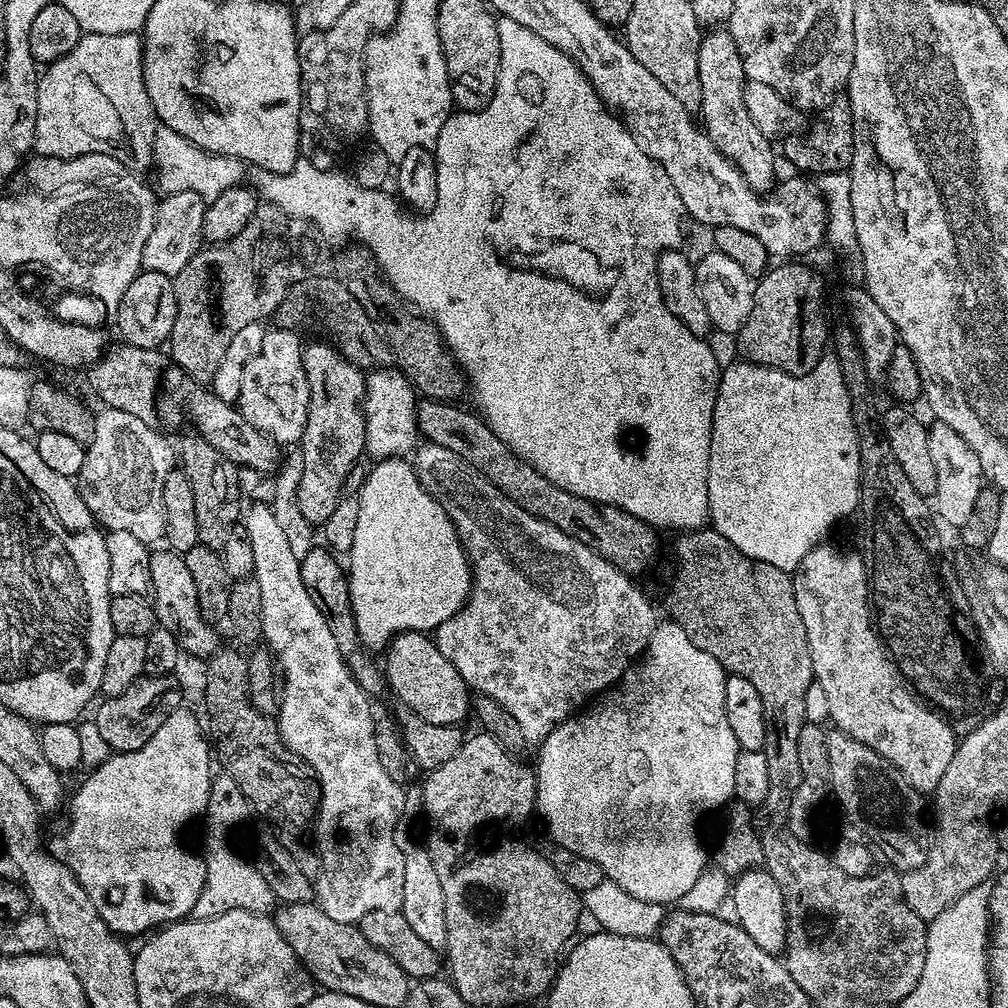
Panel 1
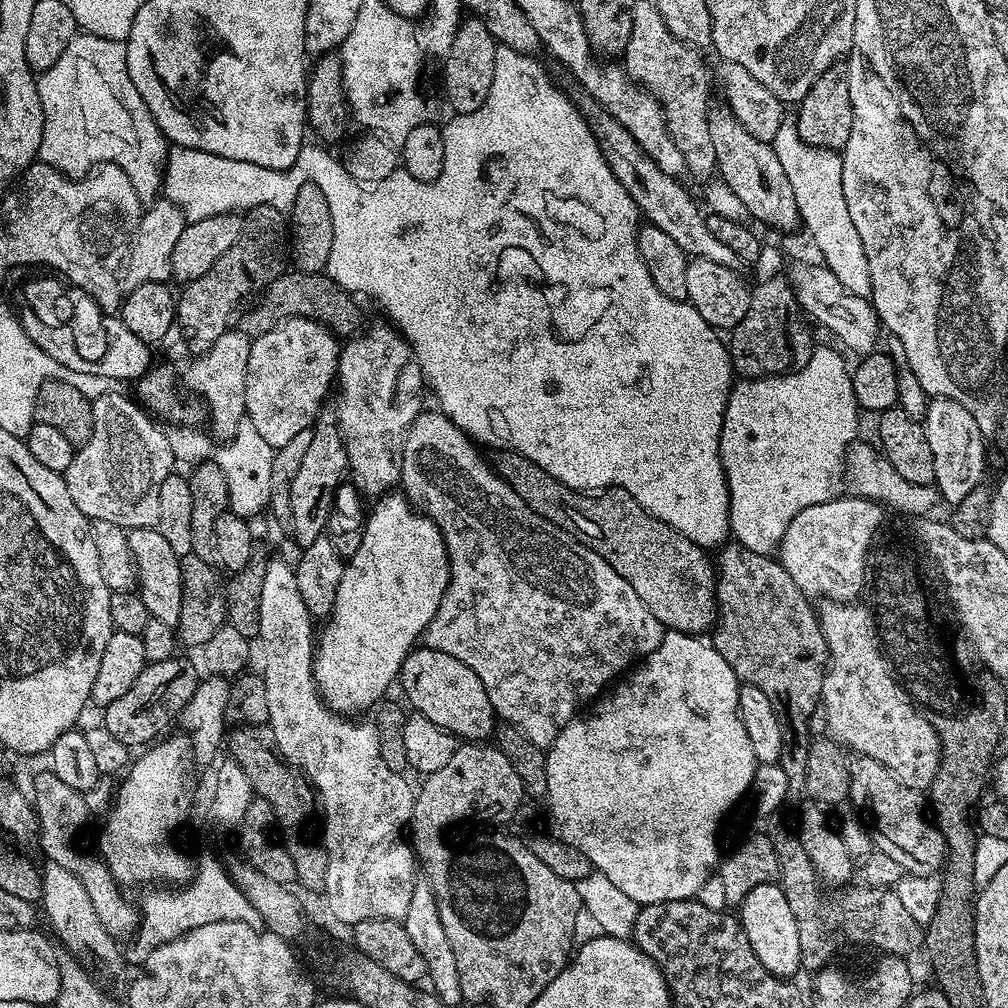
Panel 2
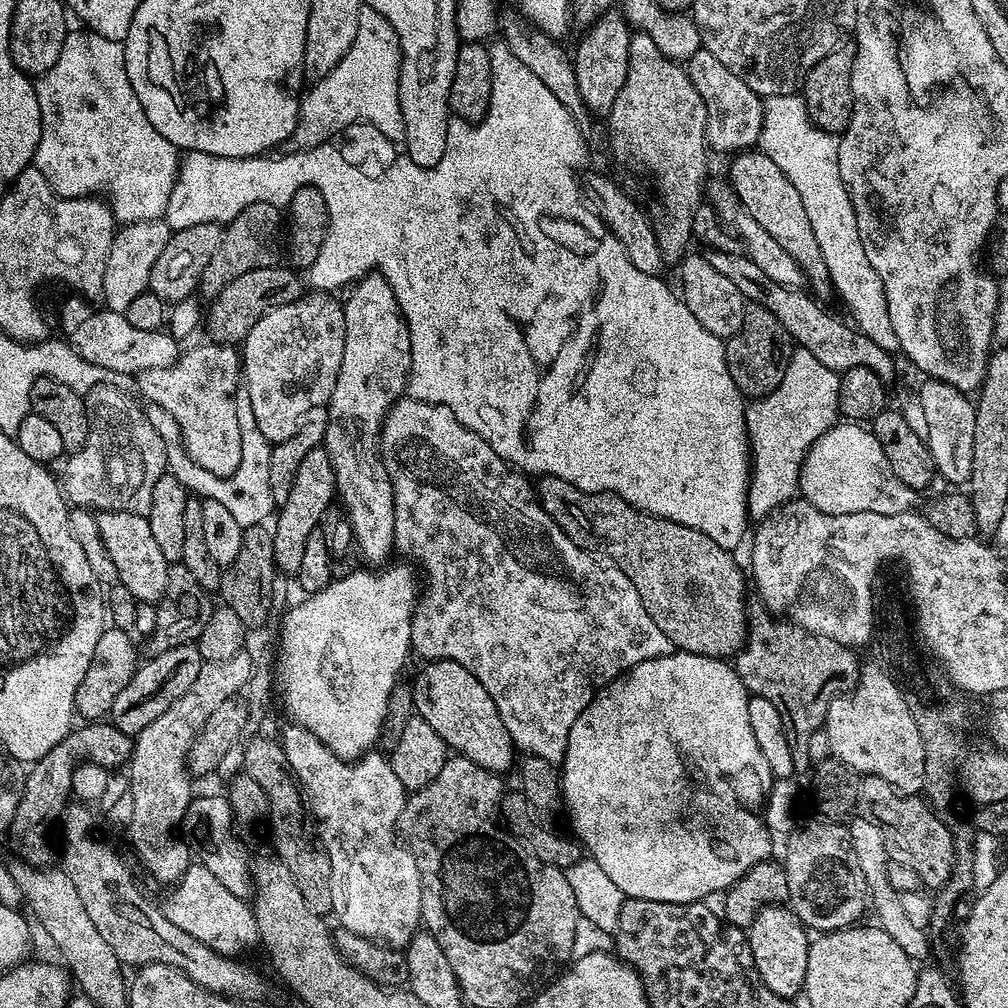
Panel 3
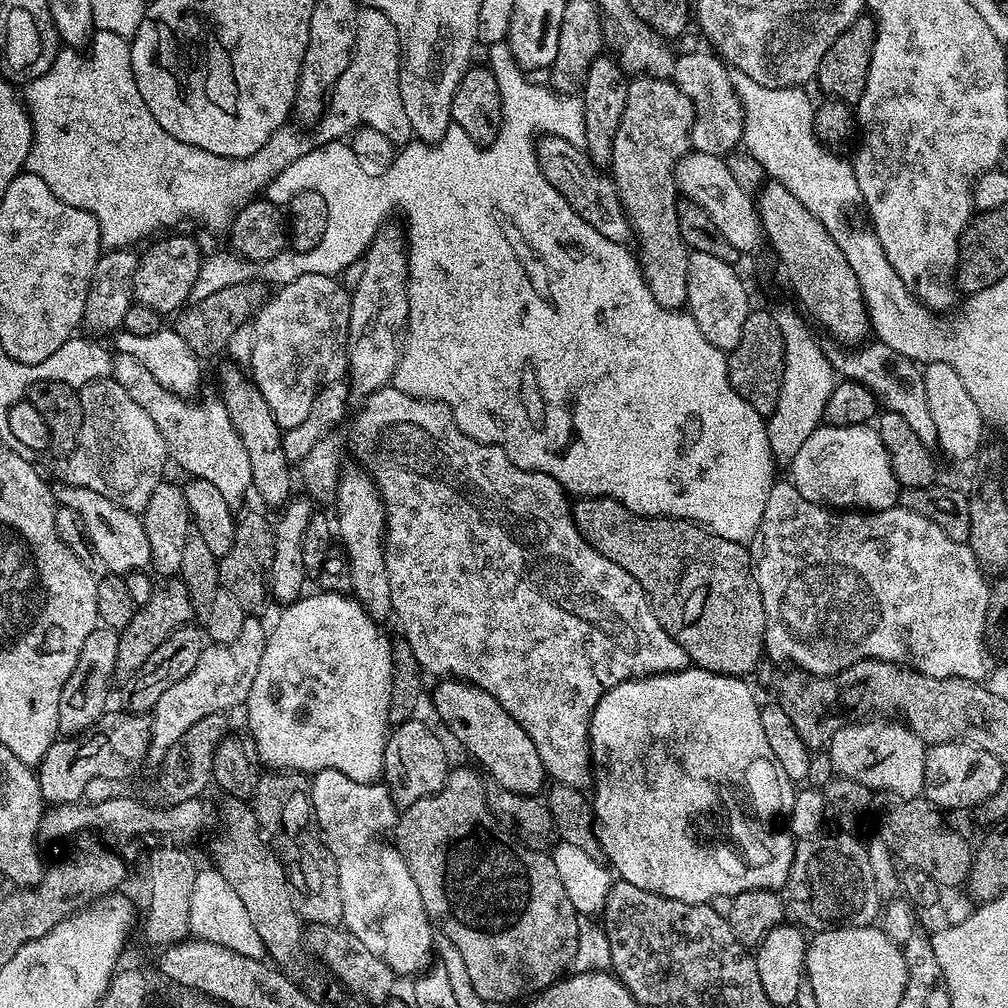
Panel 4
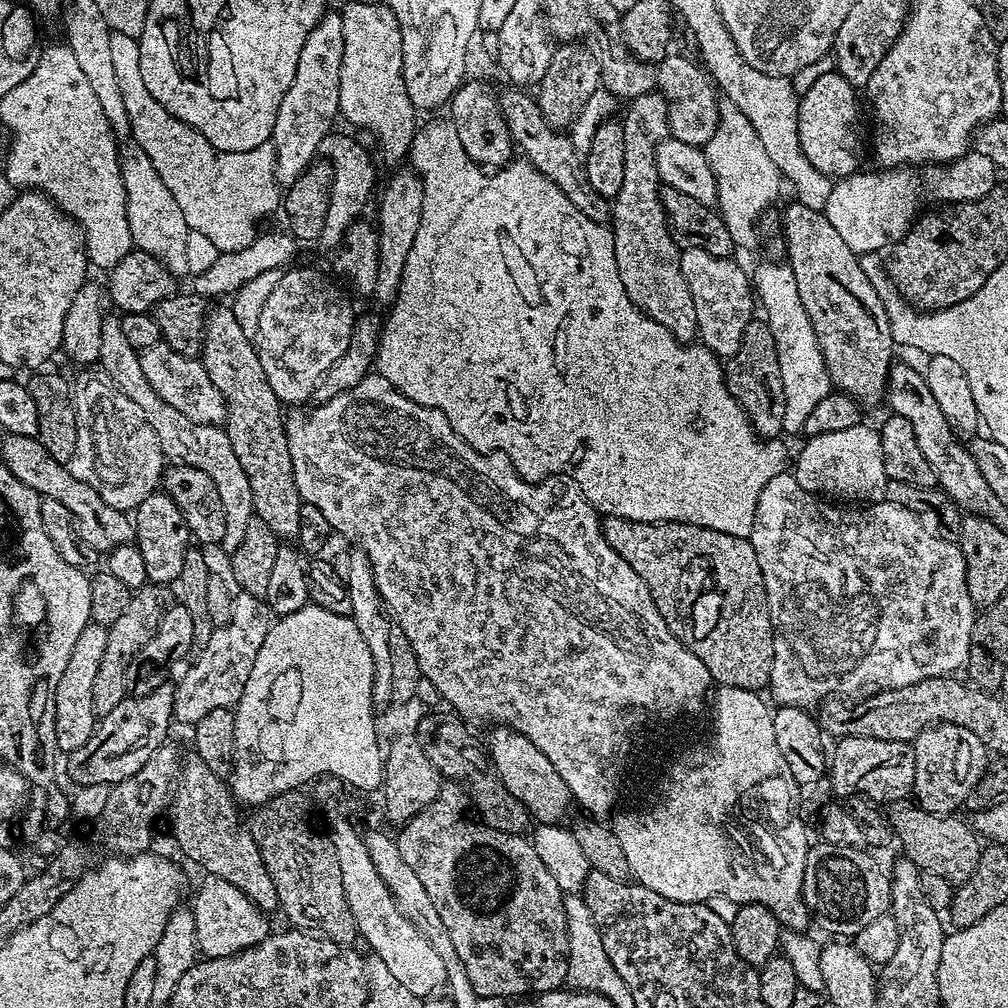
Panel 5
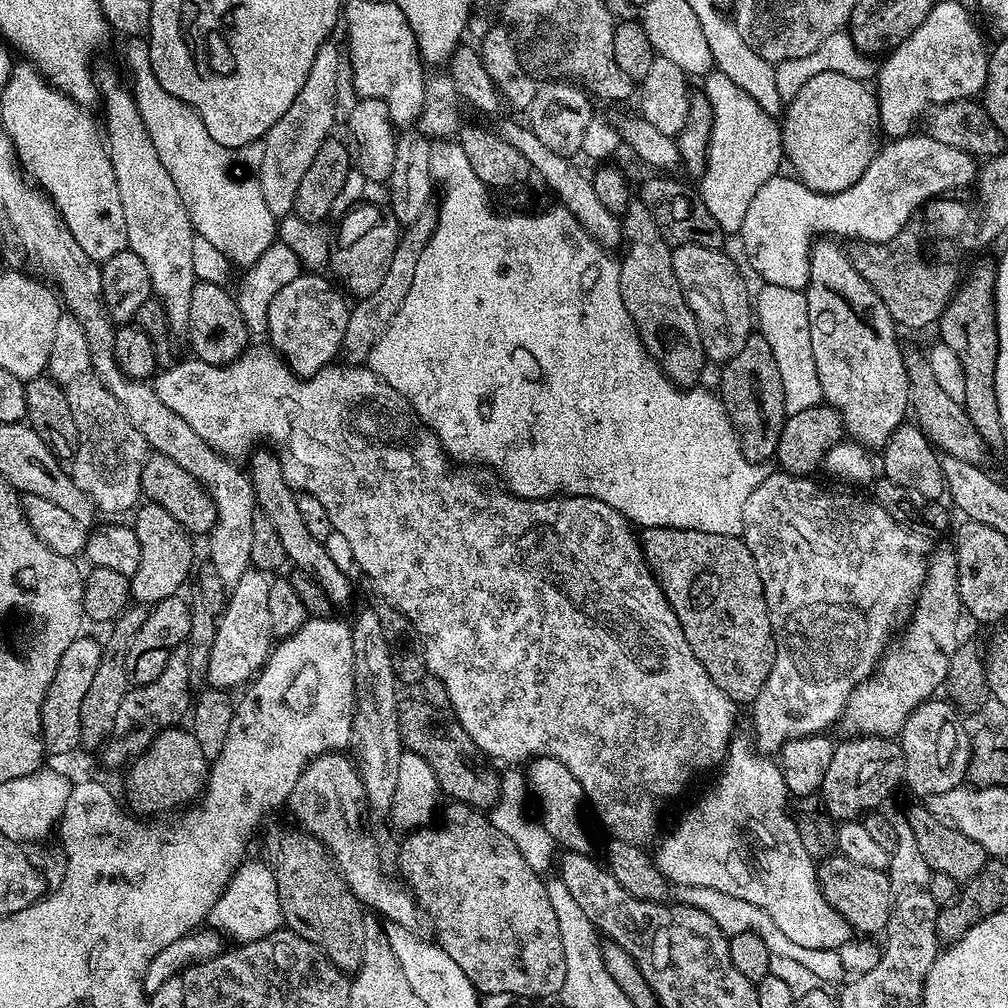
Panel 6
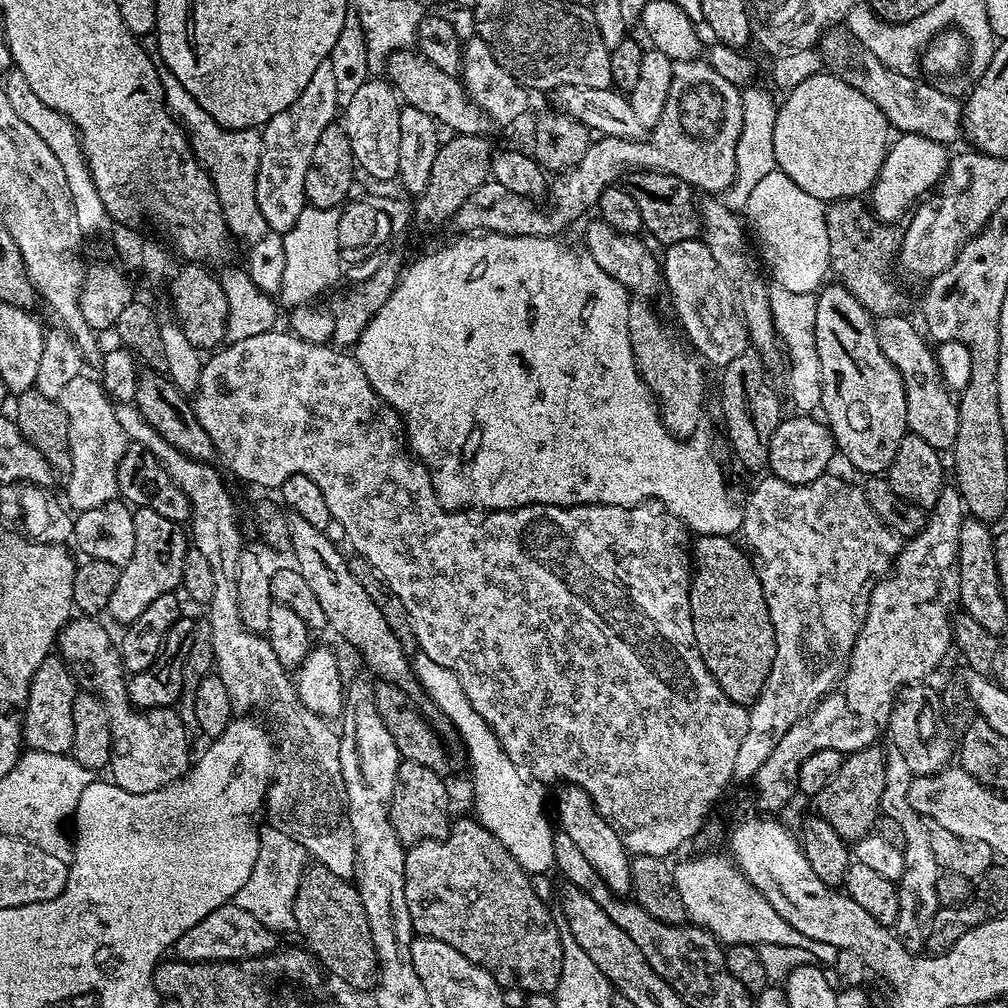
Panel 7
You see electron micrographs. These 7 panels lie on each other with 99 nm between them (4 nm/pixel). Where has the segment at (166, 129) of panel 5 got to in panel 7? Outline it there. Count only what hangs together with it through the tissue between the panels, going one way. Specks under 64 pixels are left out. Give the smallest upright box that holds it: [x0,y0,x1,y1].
[163,74,270,246]

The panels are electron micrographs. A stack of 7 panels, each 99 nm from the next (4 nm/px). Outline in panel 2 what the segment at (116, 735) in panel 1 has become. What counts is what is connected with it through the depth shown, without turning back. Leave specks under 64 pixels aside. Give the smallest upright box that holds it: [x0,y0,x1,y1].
[102,659,198,746]

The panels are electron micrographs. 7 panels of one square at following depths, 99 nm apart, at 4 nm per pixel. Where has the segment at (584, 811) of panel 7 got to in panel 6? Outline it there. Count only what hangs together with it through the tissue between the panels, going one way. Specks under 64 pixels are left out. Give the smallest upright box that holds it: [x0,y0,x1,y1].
[526,756,592,853]

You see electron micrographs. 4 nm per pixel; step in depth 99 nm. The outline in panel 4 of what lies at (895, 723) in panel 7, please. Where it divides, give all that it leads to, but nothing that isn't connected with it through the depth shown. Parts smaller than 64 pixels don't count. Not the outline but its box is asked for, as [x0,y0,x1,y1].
[923,744,1006,810]

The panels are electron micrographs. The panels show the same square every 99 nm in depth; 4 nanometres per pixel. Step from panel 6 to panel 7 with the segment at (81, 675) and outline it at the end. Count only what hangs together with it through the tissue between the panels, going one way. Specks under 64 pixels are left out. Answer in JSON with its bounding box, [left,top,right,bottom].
[22,654,78,754]

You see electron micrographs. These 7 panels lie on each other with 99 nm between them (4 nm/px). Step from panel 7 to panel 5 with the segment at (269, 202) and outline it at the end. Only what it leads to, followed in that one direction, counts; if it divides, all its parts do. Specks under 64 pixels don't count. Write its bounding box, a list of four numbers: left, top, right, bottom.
[272,11,342,186]

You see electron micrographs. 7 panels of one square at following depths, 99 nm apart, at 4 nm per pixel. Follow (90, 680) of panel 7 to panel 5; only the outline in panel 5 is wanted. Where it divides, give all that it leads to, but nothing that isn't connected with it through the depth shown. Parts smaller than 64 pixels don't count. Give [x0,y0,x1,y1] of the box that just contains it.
[166,756,279,912]

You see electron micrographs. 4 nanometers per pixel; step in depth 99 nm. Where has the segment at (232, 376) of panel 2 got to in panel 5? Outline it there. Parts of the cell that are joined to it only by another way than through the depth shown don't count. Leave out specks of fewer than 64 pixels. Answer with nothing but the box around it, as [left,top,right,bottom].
[99,314,252,554]

